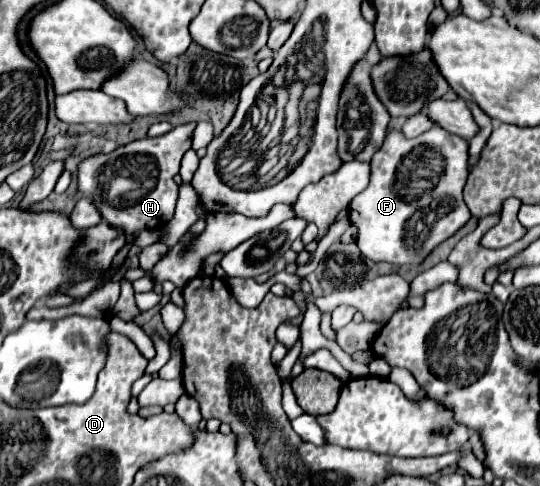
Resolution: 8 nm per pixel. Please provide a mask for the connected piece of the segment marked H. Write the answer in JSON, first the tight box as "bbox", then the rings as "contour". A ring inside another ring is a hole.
{"bbox":[78,123,196,235],"contour":[[[184,123],[184,125],[174,127],[170,133],[162,135],[162,137],[154,137],[154,139],[146,137],[146,139],[134,141],[130,145],[118,147],[116,151],[112,151],[108,155],[94,155],[94,157],[84,159],[80,163],[80,169],[78,169],[78,189],[84,195],[94,199],[94,203],[100,209],[102,219],[106,223],[112,223],[114,227],[124,227],[126,235],[132,235],[132,233],[142,231],[142,229],[166,227],[168,221],[174,217],[174,209],[176,209],[176,201],[178,201],[178,185],[174,183],[174,175],[180,169],[182,155],[192,147],[194,127],[196,127],[196,123]],[[130,155],[132,157],[138,155],[138,165],[142,169],[142,173],[138,173],[140,175],[140,187],[124,191],[116,199],[110,199],[108,195],[104,195],[104,189],[100,189],[98,177],[100,177],[104,165],[108,165],[114,159],[130,157]]]}

